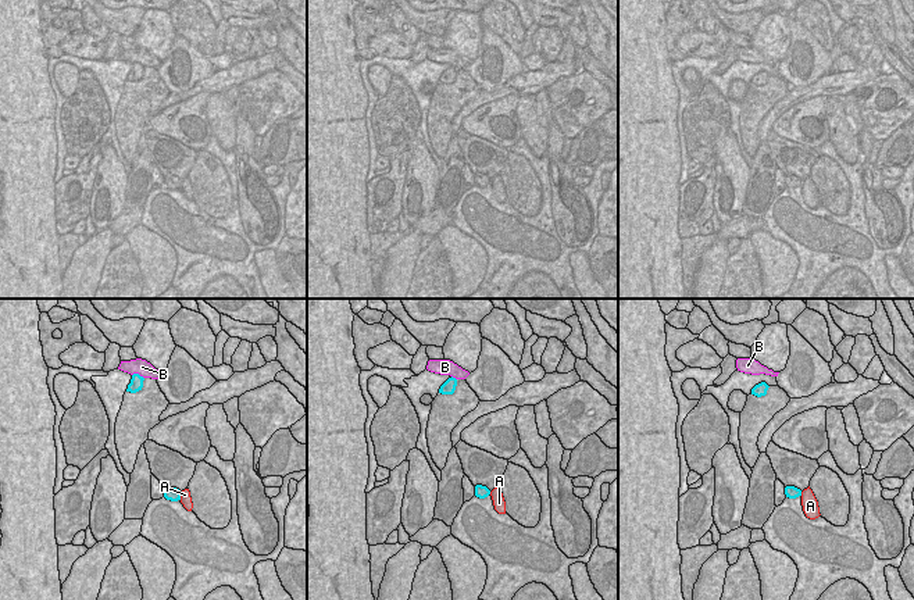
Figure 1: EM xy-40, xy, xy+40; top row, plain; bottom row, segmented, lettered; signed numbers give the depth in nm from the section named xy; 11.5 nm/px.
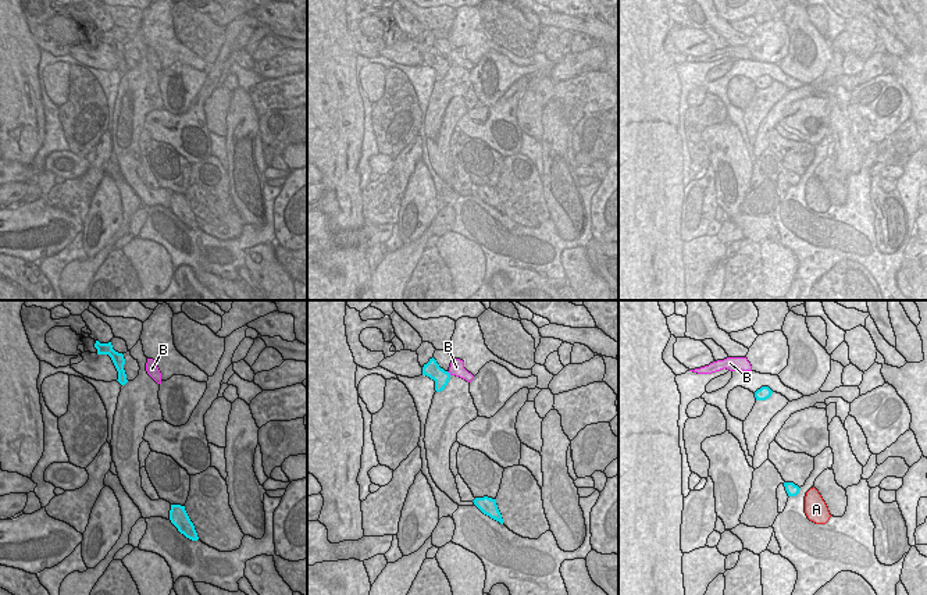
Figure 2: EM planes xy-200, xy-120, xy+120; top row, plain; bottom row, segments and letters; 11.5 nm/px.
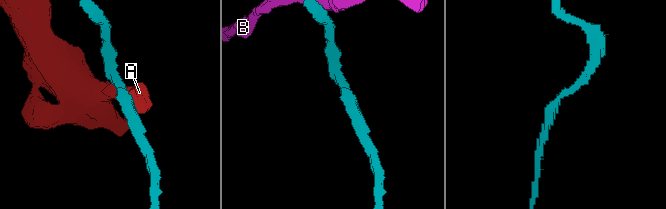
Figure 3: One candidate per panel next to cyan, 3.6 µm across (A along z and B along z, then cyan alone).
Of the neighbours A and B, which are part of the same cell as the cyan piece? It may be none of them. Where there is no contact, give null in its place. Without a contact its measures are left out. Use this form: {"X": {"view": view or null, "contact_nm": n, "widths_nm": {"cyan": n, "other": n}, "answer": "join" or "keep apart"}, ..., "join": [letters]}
{"A": {"view": "xy-40", "contact_nm": 100, "widths_nm": {"cyan": 160, "other": 130}, "answer": "keep apart"}, "B": {"view": "xy-40", "contact_nm": 150, "widths_nm": {"cyan": 160, "other": 180}, "answer": "keep apart"}, "join": []}

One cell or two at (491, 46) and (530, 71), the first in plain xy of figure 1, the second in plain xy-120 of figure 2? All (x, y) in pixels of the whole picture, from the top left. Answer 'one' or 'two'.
one

